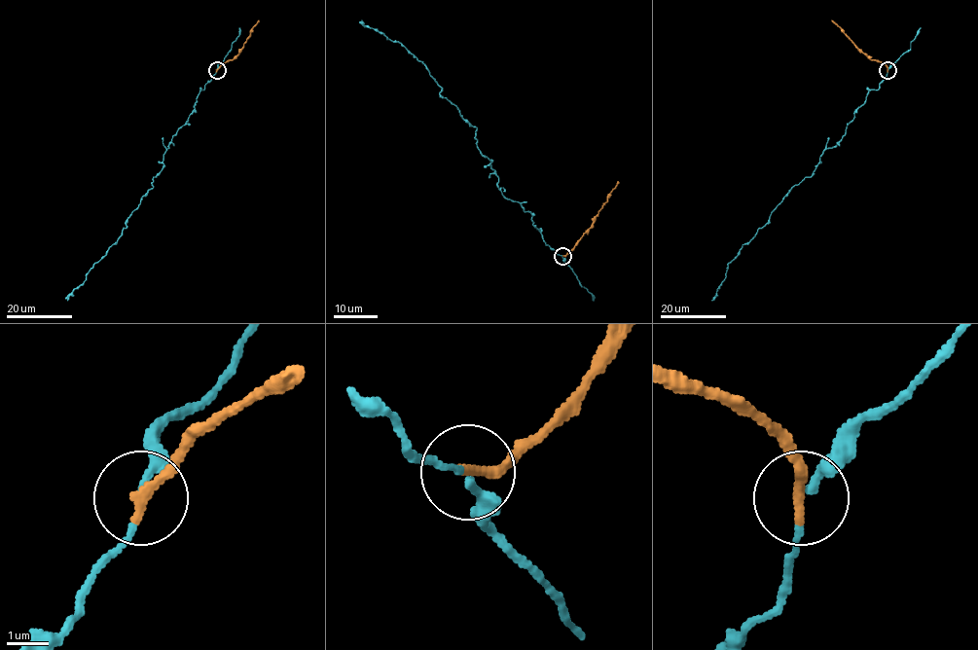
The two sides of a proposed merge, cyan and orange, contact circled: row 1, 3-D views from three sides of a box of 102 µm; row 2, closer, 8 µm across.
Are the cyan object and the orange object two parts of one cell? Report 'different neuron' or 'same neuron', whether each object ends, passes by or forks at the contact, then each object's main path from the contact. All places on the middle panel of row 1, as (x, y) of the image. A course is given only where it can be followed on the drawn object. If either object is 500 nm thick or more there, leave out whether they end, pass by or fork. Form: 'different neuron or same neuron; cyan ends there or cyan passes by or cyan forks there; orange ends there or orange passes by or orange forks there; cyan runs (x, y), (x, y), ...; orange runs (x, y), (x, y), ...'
different neuron; cyan passes by; orange ends there; cyan runs (561, 257), (544, 242), (530, 212), (502, 195), (477, 146), (476, 127), (440, 93), (426, 66), (362, 20); orange runs (561, 255), (570, 250), (593, 223), (618, 181)

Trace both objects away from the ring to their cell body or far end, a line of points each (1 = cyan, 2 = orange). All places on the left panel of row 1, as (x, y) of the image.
1: (216, 70), (172, 138), (163, 165), (122, 234), (67, 300)
2: (216, 70), (239, 53), (258, 19)

